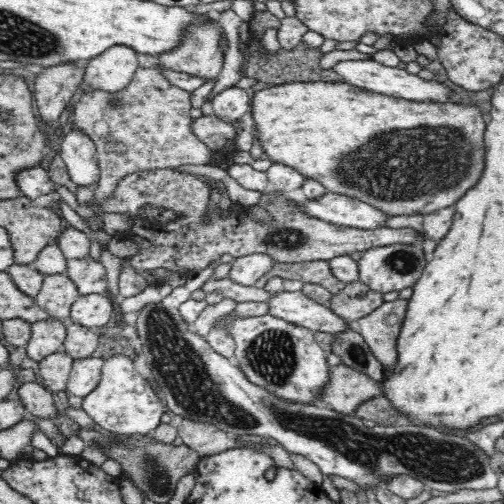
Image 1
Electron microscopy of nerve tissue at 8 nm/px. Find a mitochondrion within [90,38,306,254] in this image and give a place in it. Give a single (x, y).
(116, 103)

